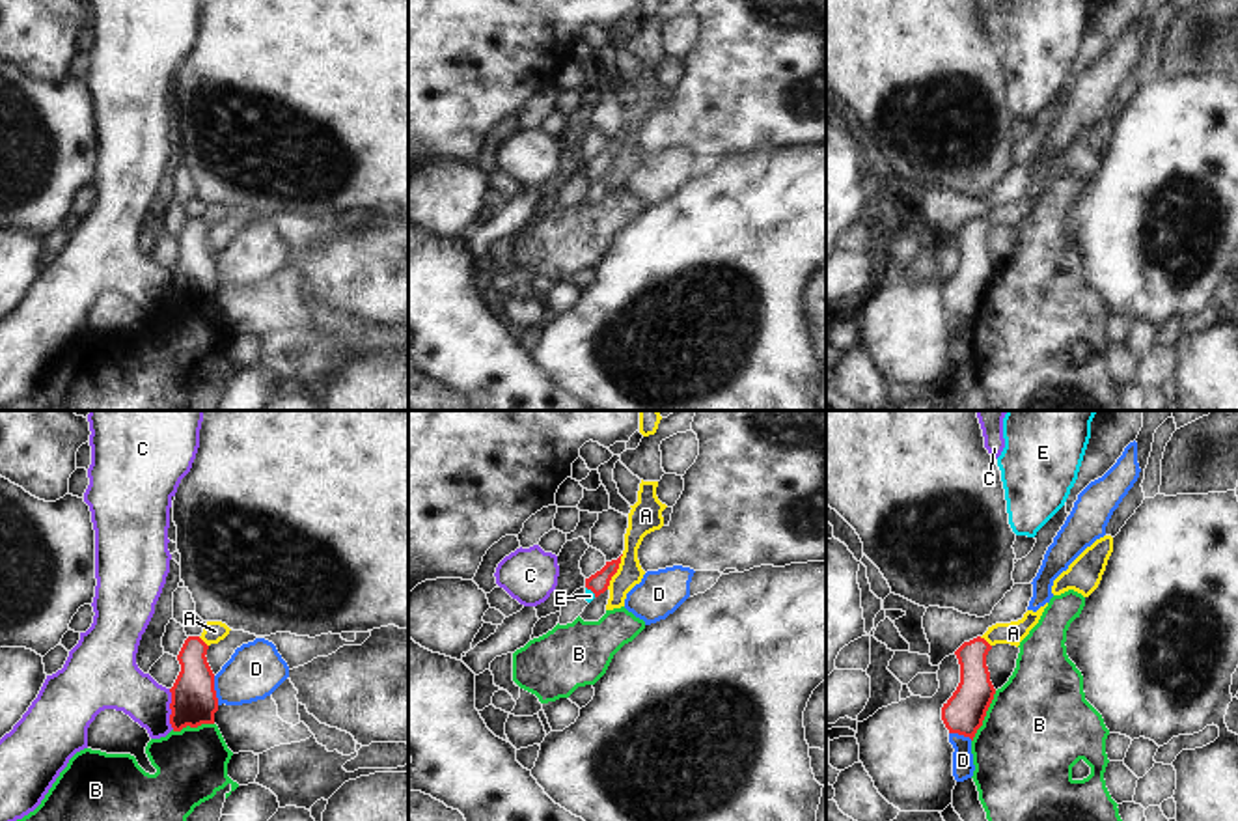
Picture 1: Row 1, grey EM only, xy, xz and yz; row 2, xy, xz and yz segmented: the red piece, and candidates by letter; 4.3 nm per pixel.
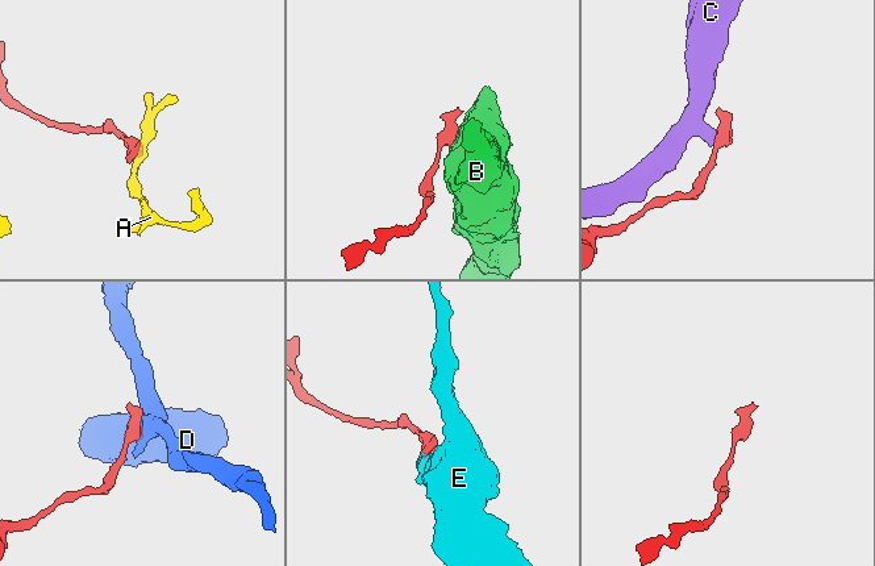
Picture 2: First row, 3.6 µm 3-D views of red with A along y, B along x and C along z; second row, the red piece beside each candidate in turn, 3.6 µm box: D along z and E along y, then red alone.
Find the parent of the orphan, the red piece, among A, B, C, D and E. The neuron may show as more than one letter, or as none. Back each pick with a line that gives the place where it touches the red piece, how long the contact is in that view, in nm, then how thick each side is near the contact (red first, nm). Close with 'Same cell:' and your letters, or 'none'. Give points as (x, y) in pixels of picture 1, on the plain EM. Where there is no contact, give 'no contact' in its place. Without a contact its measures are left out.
E: xz (591, 172) | 60 nm | 90/50 nm
Same cell: E

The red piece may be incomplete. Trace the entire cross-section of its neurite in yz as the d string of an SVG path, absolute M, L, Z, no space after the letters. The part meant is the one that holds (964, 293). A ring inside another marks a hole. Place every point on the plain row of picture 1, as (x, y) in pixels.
M977 218L955 233L960 246L960 265L942 289L942 302L949 315L958 315L973 323L977 312L983 308L996 276L986 248L990 231L992 228Z

